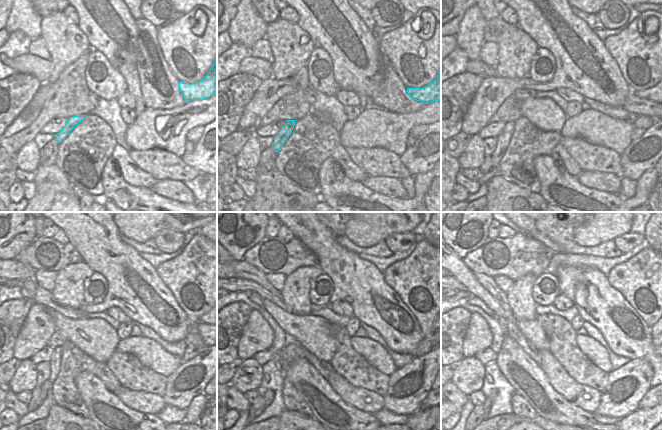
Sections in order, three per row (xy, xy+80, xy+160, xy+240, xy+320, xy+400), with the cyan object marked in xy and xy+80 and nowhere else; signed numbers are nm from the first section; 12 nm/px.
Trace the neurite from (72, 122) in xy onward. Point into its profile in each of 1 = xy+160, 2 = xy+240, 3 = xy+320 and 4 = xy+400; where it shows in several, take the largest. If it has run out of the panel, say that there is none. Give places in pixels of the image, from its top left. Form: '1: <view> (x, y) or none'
1: xy+160 (504, 137)
2: xy+240 (55, 360)
3: xy+320 (268, 395)
4: xy+400 (487, 404)

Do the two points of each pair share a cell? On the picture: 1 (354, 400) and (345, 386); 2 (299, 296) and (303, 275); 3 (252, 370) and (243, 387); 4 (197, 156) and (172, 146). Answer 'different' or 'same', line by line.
1: same
2: same
3: same
4: different

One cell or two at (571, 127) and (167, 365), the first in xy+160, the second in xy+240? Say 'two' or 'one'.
one

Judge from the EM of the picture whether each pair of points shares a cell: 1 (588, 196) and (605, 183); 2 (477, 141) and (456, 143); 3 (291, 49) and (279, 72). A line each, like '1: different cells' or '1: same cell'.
1: different cells
2: different cells
3: same cell

